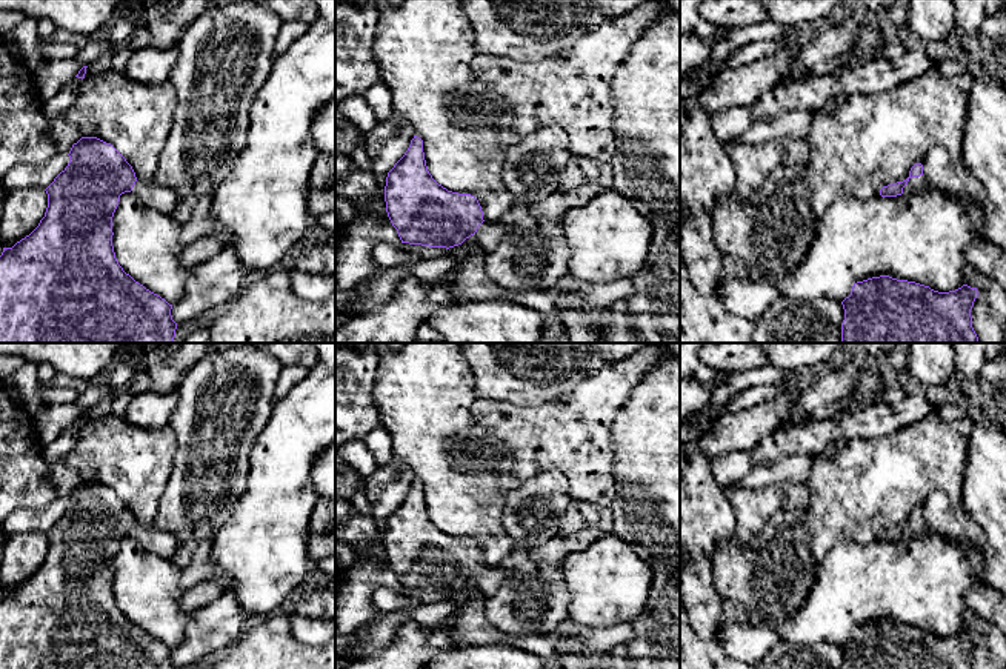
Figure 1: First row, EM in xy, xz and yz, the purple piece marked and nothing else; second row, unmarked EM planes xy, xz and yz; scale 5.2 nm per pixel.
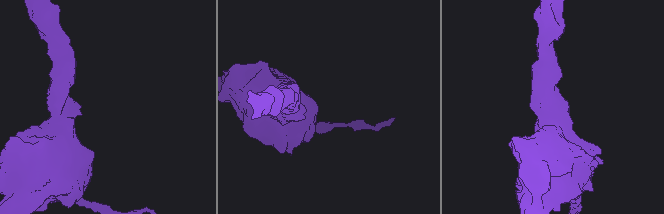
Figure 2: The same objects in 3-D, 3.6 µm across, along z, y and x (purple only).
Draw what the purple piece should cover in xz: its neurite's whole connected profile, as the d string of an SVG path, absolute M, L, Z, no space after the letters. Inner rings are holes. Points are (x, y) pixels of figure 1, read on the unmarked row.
M417 480L388 517L385 546L401 587L449 594L474 580L488 598L508 577L500 564L483 564L481 551L474 540L448 535L432 523L423 484Z

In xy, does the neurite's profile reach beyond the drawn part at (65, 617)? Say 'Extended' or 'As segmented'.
Extended

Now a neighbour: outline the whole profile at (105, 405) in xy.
M114 392L105 395L94 408L88 409L85 423L111 414L114 395L115 395Z

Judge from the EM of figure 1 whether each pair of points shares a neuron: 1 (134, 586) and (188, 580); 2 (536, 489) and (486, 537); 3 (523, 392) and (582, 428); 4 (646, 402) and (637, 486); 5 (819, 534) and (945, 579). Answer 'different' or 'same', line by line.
1: different
2: different
3: different
4: same
5: different

